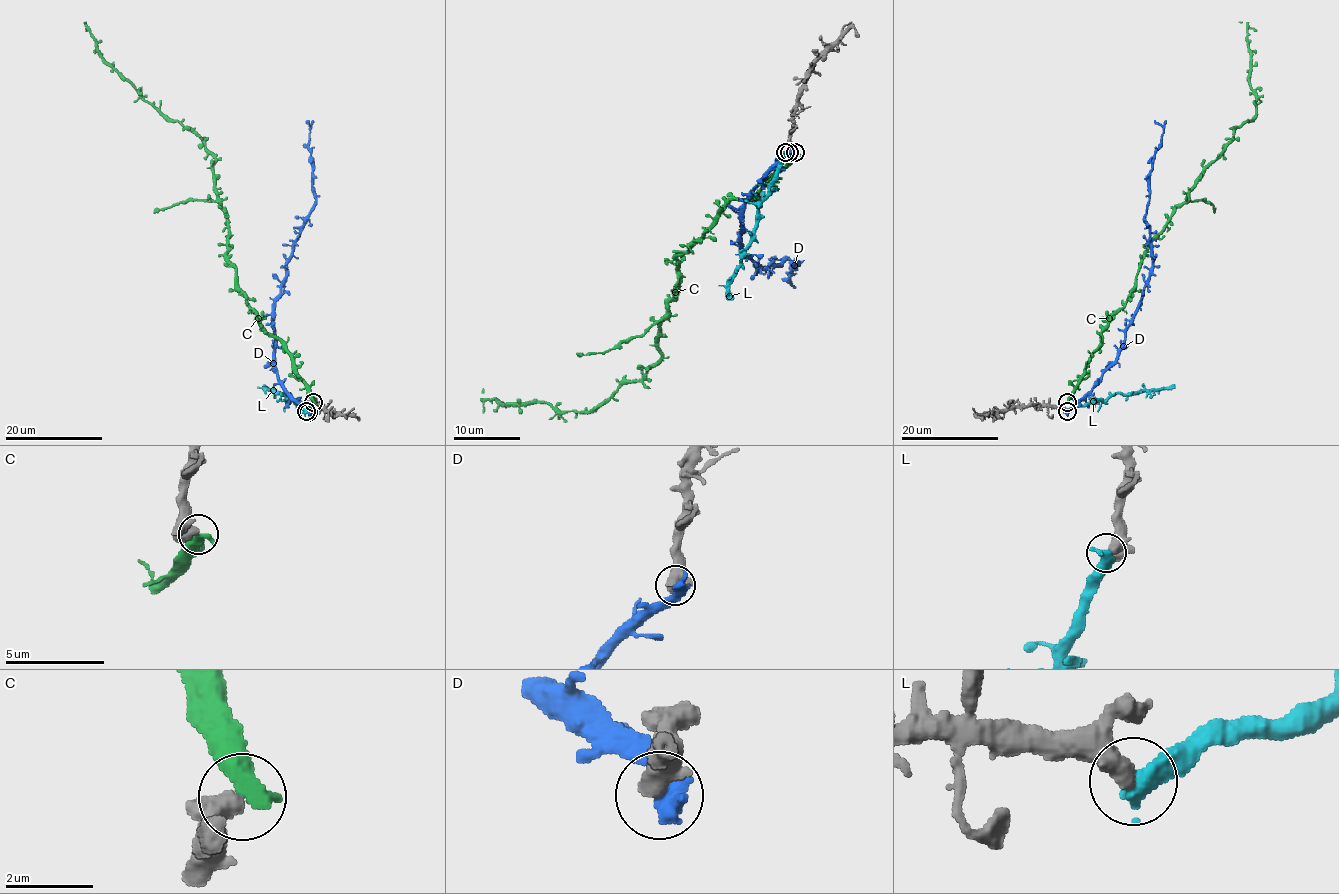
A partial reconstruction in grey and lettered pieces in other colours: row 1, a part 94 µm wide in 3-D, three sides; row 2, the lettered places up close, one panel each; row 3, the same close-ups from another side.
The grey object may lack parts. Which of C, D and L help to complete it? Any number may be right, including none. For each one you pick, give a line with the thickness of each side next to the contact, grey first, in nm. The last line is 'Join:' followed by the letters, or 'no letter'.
L: calibres 440 and 600 nm
Join: L

